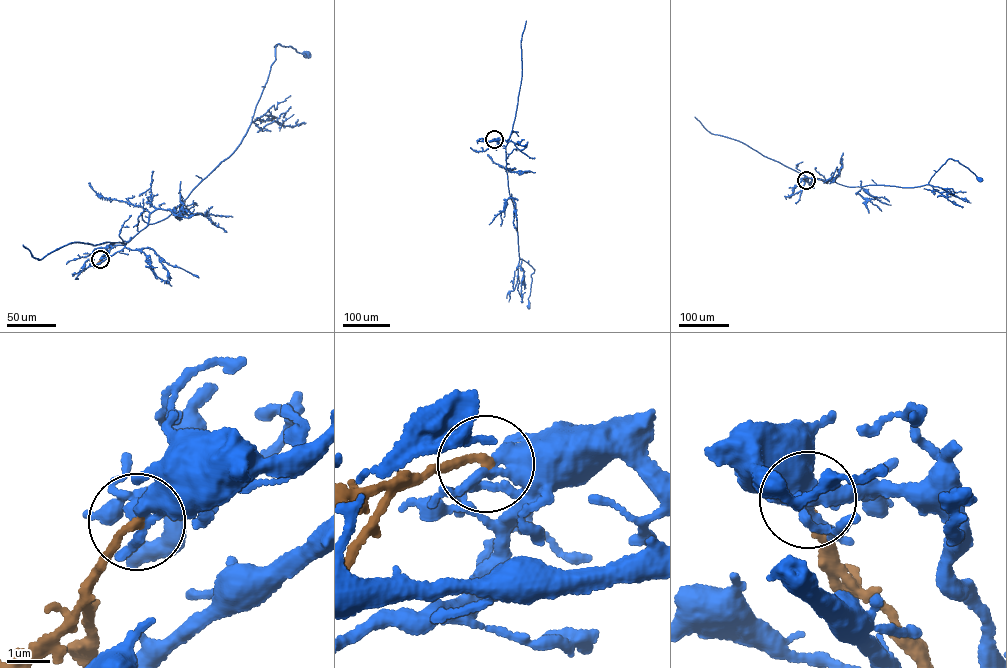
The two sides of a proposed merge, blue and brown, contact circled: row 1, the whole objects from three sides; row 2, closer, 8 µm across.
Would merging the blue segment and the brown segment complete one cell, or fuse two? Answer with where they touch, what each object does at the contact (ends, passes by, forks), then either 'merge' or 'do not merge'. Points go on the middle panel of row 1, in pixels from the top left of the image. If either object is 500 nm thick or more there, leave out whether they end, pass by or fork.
(494, 139) | blue forks | brown ends | do not merge

